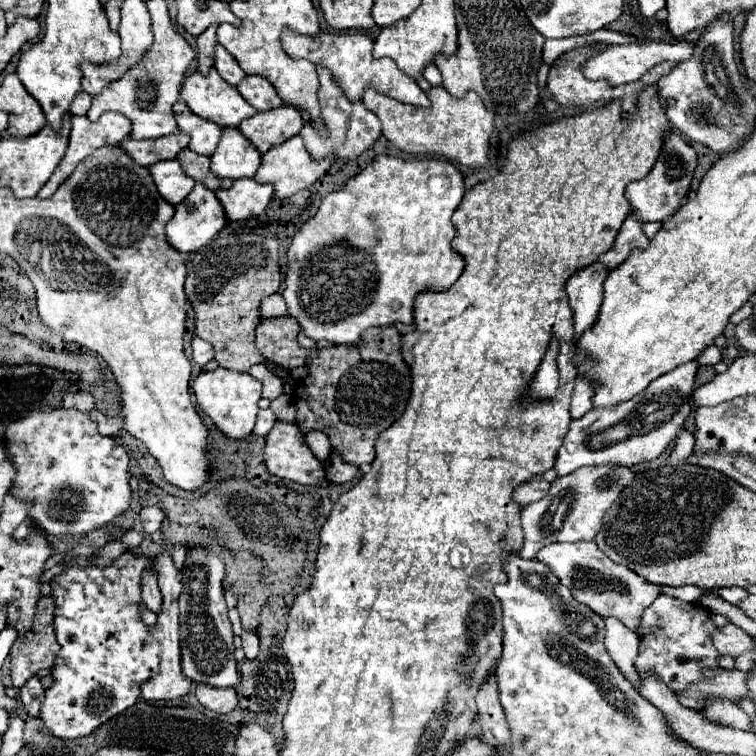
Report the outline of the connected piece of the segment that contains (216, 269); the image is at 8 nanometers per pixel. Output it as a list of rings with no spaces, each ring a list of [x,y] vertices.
[[[254,233],[220,237],[192,255],[192,269],[186,277],[186,297],[196,311],[196,335],[216,349],[216,361],[224,369],[246,373],[252,365],[264,363],[266,357],[256,347],[256,327],[260,323],[260,301],[280,289],[282,277],[278,267],[278,241]]]

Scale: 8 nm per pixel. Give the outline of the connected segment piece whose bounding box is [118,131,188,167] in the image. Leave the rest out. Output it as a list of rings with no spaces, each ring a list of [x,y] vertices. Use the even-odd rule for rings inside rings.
[[[176,131],[164,139],[142,139],[142,141],[134,141],[130,137],[122,139],[122,143],[118,145],[134,163],[138,165],[152,165],[156,161],[164,161],[164,159],[176,159],[176,155],[188,145],[188,135]]]

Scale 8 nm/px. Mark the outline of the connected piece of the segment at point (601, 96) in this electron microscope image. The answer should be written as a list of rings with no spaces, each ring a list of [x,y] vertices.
[[[592,43],[592,45],[582,45],[582,47],[574,47],[570,51],[566,51],[564,55],[560,55],[548,71],[548,91],[552,93],[552,99],[564,107],[580,107],[586,109],[588,105],[598,105],[598,103],[608,103],[610,101],[610,91],[612,85],[606,79],[598,79],[598,81],[590,81],[586,79],[586,75],[582,73],[586,61],[594,55],[598,55],[600,51],[604,51],[608,47],[608,43]]]

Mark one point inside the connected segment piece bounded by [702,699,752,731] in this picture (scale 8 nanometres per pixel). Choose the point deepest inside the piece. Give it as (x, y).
(729, 714)

